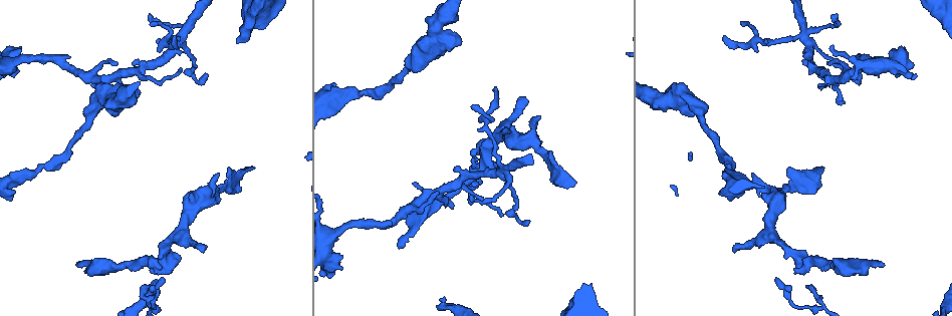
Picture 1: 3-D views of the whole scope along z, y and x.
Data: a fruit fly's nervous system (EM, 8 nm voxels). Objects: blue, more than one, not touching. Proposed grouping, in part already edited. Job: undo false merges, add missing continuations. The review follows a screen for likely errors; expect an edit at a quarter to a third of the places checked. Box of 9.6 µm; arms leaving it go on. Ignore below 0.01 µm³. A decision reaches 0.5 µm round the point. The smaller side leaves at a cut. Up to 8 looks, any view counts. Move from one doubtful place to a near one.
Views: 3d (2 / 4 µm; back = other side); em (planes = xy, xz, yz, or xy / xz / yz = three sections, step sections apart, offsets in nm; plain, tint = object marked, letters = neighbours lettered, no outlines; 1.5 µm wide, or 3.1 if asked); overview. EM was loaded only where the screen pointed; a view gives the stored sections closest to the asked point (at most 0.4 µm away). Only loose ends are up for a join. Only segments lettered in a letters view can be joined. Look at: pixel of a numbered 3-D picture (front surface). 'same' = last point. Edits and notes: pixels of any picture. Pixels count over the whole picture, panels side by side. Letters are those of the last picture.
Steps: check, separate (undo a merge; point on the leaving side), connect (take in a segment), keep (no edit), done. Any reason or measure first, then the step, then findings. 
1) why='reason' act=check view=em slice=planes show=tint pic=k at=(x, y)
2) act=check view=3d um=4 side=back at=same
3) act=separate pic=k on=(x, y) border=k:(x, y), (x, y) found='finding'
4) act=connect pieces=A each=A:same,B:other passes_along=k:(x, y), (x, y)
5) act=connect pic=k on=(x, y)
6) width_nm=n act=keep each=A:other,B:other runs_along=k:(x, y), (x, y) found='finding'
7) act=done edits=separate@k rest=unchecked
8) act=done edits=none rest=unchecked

why='free end' act=check view=em slice=planes show=letters pic=1 at=(77, 265)

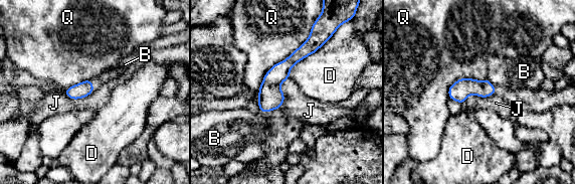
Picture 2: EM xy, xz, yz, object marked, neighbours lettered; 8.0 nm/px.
act=keep each=B:other,D:other,J:other,Q:other border=2:(495, 94), (469, 95), (462, 104) found='none of them fits'

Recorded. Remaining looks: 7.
act=check view=em slice=planes show=letters pic=1 at=(524, 97)

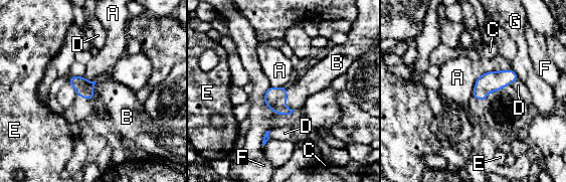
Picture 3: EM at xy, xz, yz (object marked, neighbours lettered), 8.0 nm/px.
longest_contact=B:190nm act=connect pieces=B each=A:other,B:same,C:other,D:other,E:other,F:other,G:other passes_along=3:(275, 98), (286, 102), (310, 82) found='the neuron continues'

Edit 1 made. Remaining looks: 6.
why='narrows sharply' act=check view=em slice=planes show=plain pic=1 at=(359, 93)

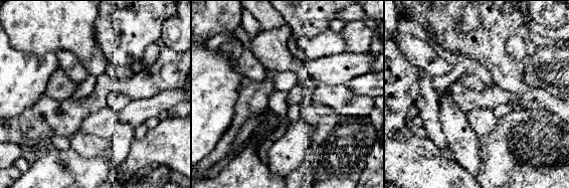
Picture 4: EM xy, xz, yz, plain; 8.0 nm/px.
act=check view=em slice=planes show=letters at=same

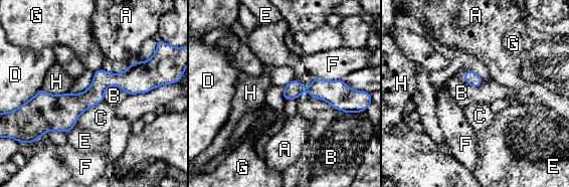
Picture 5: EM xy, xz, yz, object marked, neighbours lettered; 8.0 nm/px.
act=keep each=A:other,B:other,C:other,D:other,E:other,F:other,G:other,H:other border=5:(103, 100), (86, 109), (74, 125) found='one neuron here'

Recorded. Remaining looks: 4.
why='an open end' act=check view=em slice=planes show=letters pic=1 at=(94, 83)

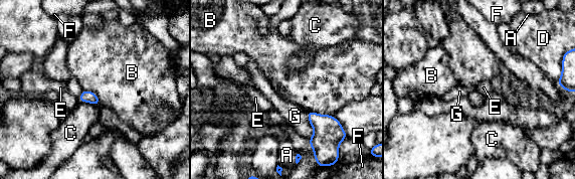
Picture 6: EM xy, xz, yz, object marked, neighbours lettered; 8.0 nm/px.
act=keep each=A:other,B:other,C:other,D:other,E:other,F:other,G:other border=6:(307, 111), (332, 116) found='no lettered segment goes on from it'

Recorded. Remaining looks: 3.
act=done edits=connect@3 rest=unchecked

